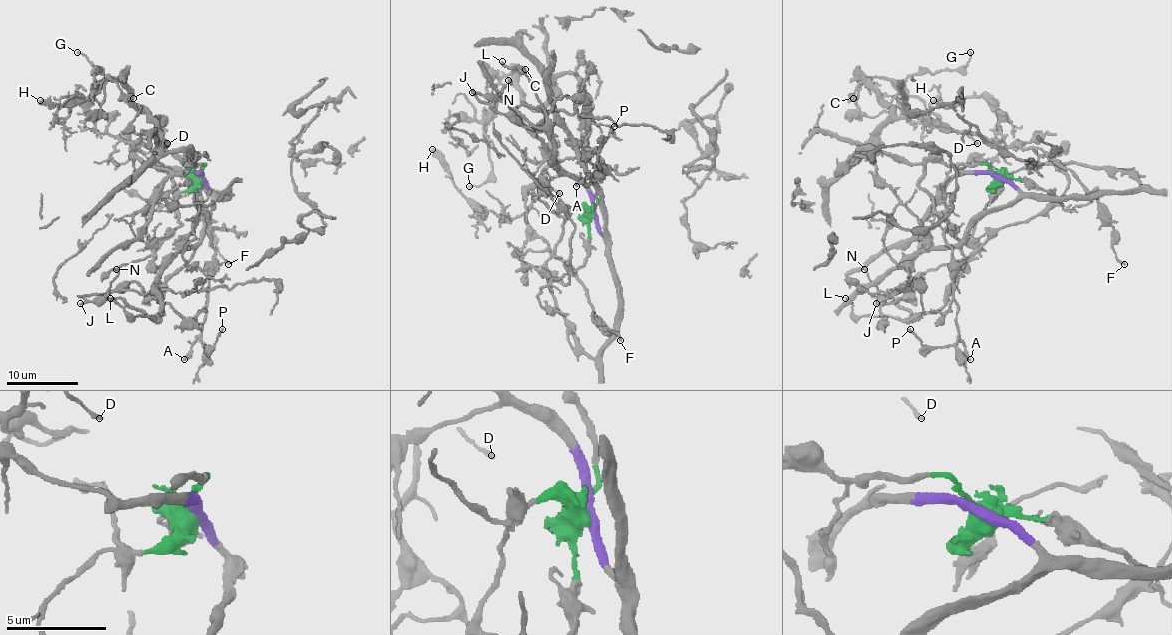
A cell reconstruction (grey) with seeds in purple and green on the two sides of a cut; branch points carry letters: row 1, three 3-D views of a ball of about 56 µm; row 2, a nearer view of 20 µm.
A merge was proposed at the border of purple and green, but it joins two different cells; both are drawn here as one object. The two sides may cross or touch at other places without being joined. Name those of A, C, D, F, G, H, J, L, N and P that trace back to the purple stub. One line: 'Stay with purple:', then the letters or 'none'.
Stay with purple: J, L, N

